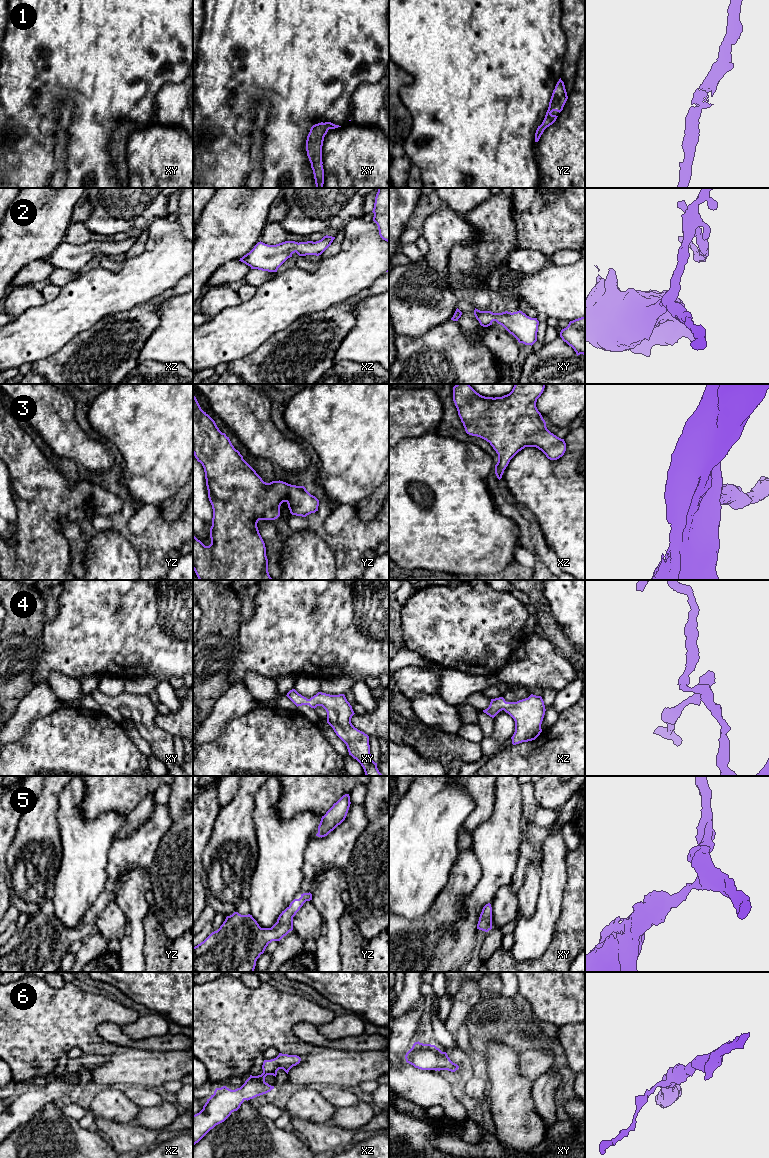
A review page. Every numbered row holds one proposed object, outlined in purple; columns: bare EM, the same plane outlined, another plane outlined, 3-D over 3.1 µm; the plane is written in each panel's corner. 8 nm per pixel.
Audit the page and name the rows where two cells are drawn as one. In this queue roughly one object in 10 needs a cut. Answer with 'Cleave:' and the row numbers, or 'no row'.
Cleave: no row

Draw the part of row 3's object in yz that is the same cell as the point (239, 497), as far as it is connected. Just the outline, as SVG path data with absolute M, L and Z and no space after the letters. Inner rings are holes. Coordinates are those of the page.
M193 395L193 454L198 462L200 462L204 468L206 486L208 490L208 498L213 509L212 526L210 528L211 544L205 546L200 540L193 535L193 570L195 571L199 580L272 580L268 572L268 559L266 556L265 543L259 533L257 523L259 520L275 520L280 516L280 506L283 502L288 504L288 508L292 515L306 517L311 513L318 511L319 500L311 495L304 486L291 485L283 481L272 481L266 483L256 473L256 471L243 459L243 456L238 450L234 448L229 437L225 433L222 433L217 427L215 421L204 412L196 397Z

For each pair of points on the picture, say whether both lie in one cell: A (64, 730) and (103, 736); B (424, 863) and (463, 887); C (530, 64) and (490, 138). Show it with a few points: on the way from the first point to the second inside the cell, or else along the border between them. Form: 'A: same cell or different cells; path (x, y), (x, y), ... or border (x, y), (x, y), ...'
A: same cell; path (74, 736), (93, 736)
B: different cells; border (454, 863), (446, 884), (436, 898)
C: same cell; path (525, 82), (525, 99), (505, 120)

